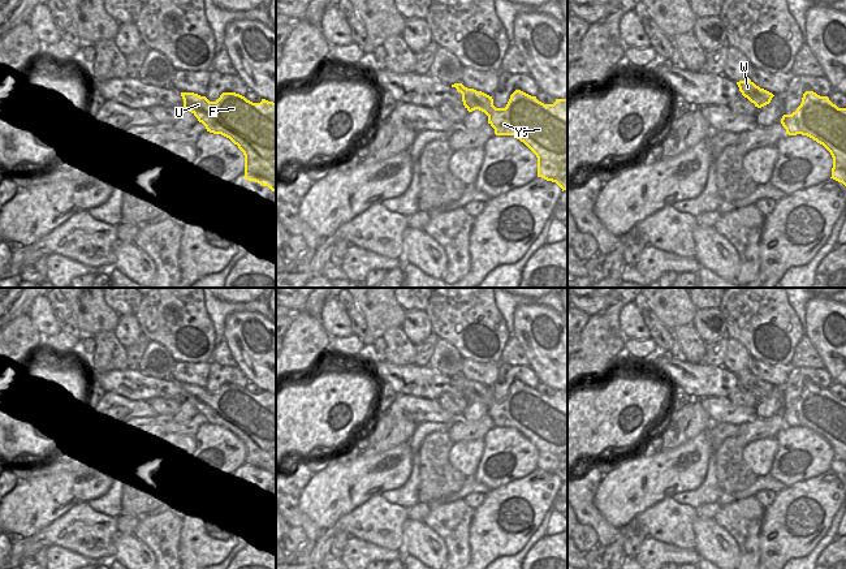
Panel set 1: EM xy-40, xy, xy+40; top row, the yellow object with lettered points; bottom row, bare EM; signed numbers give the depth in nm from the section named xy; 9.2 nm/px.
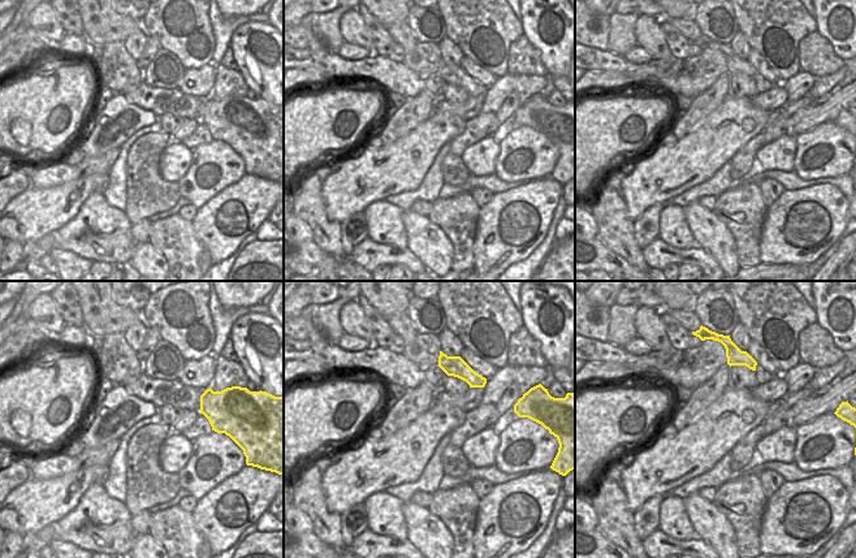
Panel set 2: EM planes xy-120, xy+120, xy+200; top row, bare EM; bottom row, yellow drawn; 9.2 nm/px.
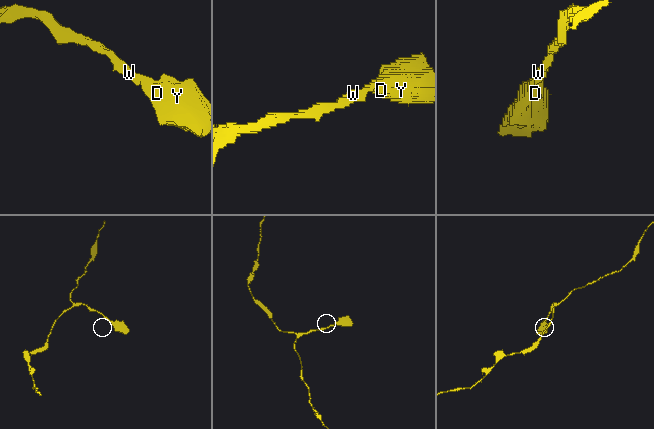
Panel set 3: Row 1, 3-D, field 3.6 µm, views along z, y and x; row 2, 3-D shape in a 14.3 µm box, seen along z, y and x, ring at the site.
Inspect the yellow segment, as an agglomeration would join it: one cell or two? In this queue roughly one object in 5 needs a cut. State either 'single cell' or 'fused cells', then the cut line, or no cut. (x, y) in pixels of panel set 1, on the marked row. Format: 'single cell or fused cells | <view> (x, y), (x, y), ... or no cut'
single cell | no cut

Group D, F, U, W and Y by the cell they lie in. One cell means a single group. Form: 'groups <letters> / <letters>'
groups D F U W Y

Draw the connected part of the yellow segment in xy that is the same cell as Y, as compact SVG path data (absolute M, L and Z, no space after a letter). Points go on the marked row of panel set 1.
M454 83L469 112L479 109L488 116L496 135L514 135L538 158L538 177L567 190L567 99L544 104L515 90L505 108L496 108L492 96Z

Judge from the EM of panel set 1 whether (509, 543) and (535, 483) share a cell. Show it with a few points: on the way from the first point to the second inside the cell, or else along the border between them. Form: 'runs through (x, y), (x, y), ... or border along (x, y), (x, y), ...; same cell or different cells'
runs through (496, 524), (499, 503), (508, 496), (516, 495); same cell

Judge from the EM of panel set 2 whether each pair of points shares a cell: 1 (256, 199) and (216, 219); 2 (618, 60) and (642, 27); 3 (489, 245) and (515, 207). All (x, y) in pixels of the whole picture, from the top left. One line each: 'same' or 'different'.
1: same
2: different
3: same

